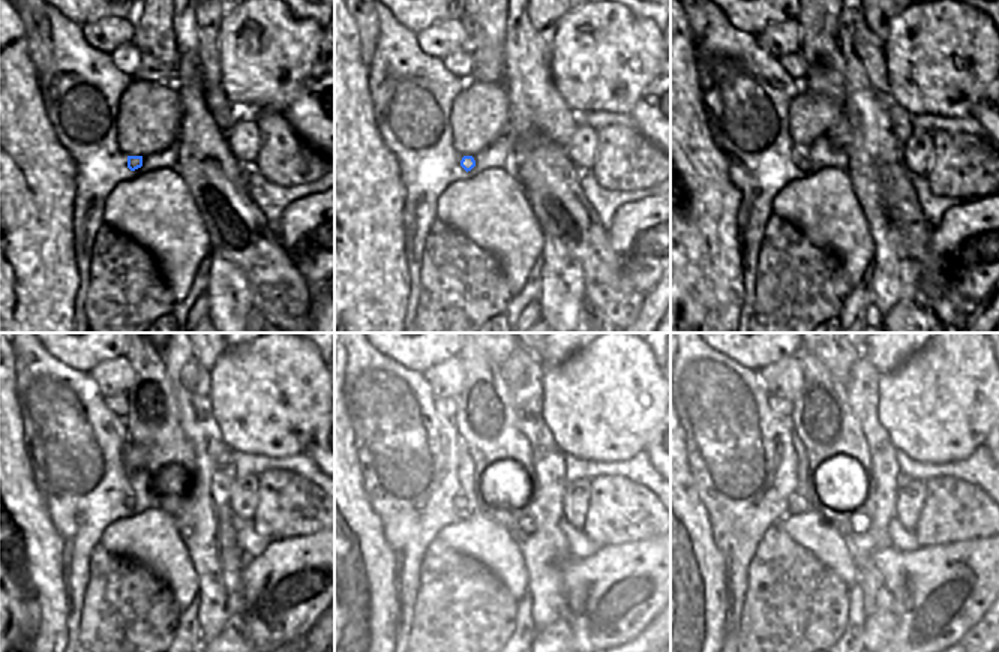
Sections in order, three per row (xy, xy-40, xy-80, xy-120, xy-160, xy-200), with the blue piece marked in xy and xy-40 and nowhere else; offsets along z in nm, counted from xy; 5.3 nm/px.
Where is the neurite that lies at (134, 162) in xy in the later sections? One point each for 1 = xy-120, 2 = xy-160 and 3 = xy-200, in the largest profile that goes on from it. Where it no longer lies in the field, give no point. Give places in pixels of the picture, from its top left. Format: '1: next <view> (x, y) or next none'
1: next xy-120 (129, 499)
2: next xy-160 (467, 502)
3: next xy-200 (797, 504)

